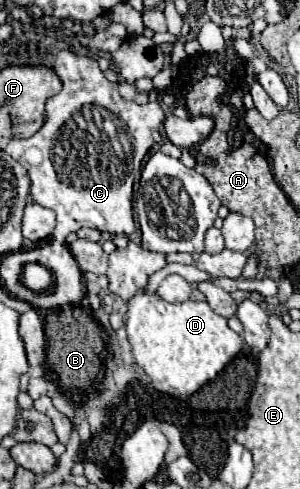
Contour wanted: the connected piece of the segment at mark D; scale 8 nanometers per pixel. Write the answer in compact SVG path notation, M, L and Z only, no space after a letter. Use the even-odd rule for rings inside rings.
M136 294L128 300L126 332L132 346L136 364L148 374L152 386L172 396L190 396L206 382L214 380L216 374L240 352L242 338L226 324L226 318L218 316L206 302L186 300L182 304L170 304L158 294Z

